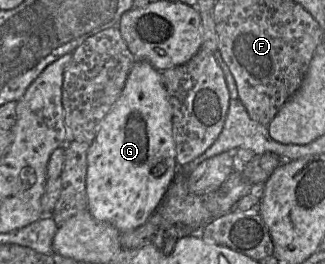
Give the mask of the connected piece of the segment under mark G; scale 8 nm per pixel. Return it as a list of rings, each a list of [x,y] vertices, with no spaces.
[[[136,61],[125,85],[87,150],[85,190],[87,210],[98,221],[114,226],[121,234],[143,225],[156,211],[177,175],[175,142],[172,135],[172,108],[161,72],[147,61]]]

